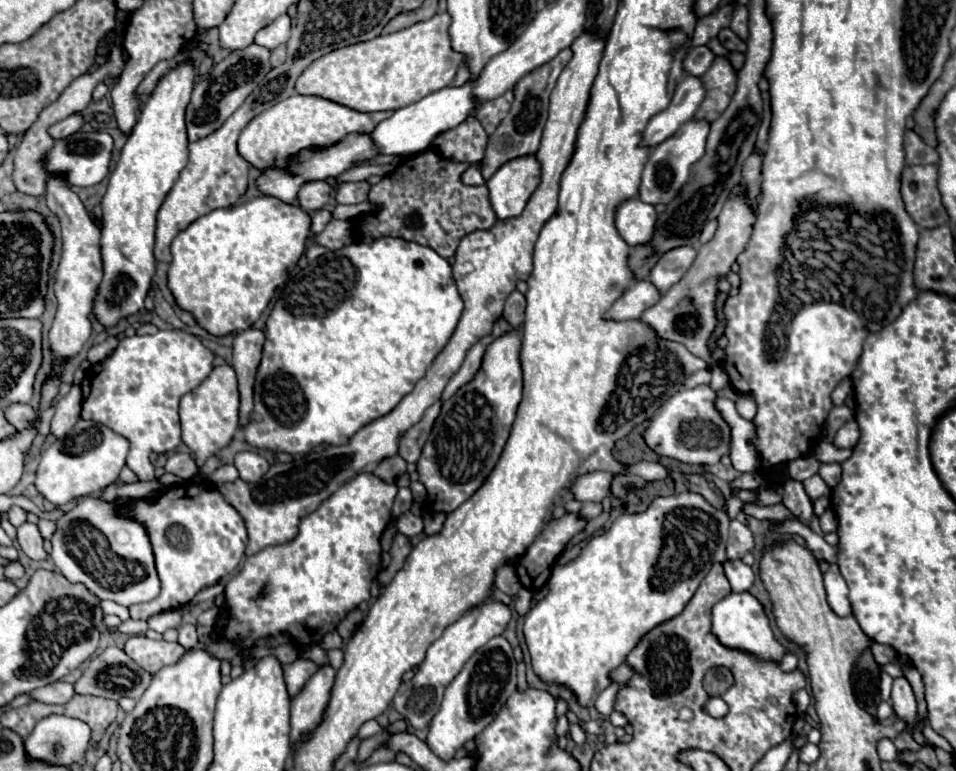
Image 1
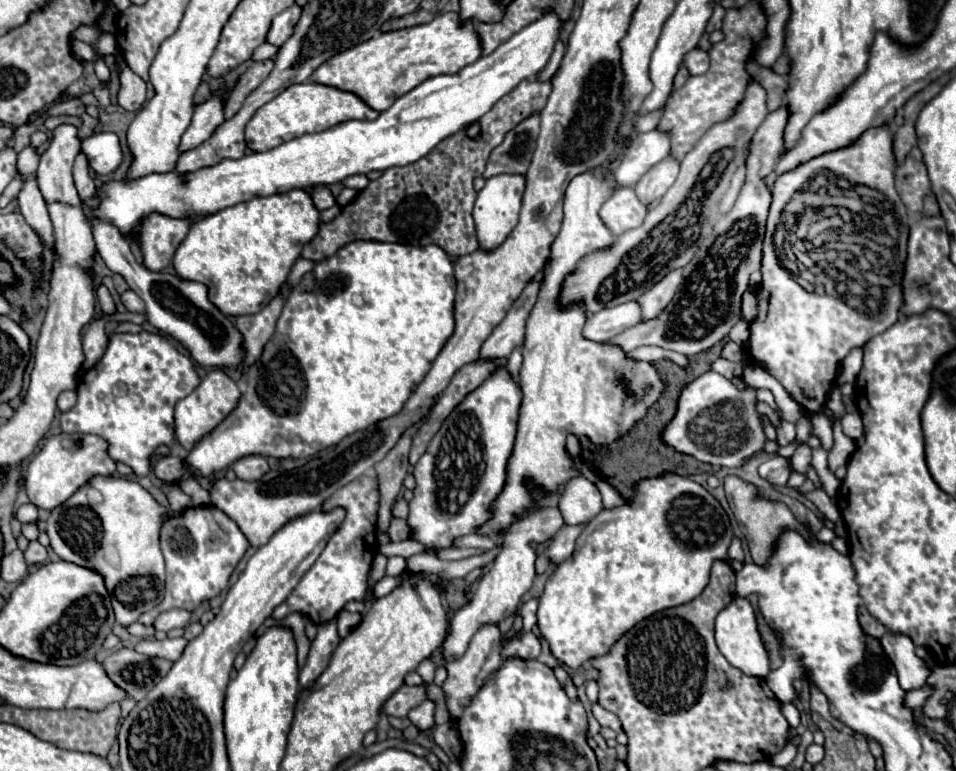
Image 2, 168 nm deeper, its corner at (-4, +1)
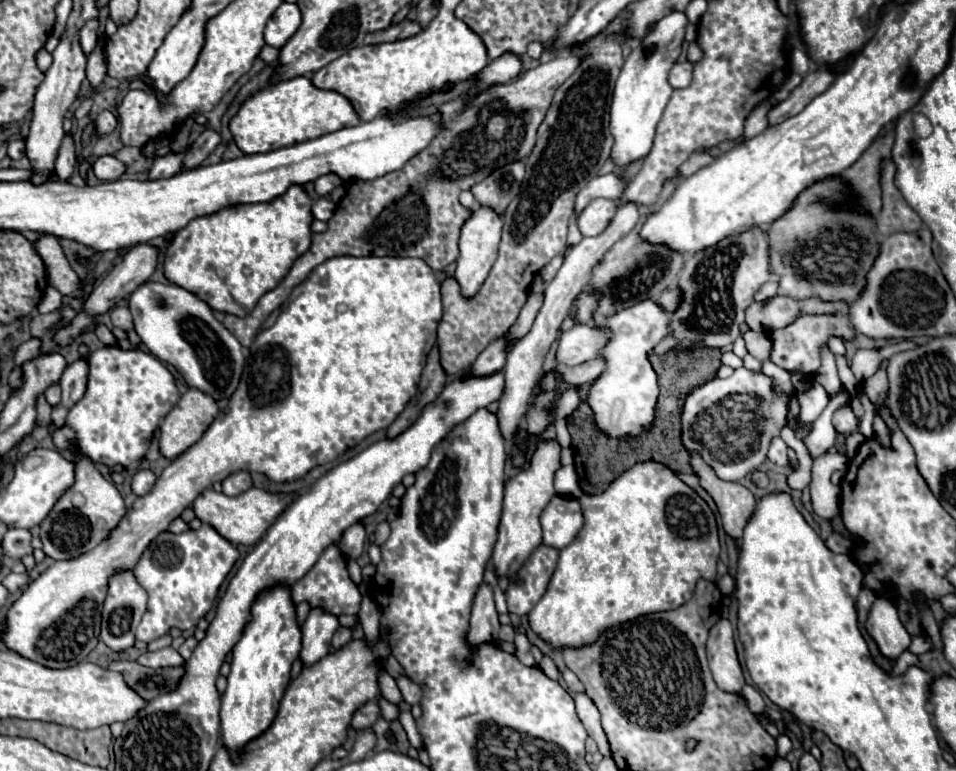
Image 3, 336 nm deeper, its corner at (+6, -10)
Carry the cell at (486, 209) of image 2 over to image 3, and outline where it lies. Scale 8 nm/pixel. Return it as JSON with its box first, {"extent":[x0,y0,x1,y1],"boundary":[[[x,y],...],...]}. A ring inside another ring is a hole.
{"extent":[454,205,502,297],"boundary":[[[480,205],[478,209],[472,211],[472,215],[466,219],[460,231],[460,257],[456,261],[456,271],[454,277],[462,287],[462,293],[466,297],[476,295],[478,289],[482,287],[484,279],[488,277],[496,255],[498,255],[498,243],[500,243],[500,233],[502,233],[502,215],[496,213],[492,207]]]}

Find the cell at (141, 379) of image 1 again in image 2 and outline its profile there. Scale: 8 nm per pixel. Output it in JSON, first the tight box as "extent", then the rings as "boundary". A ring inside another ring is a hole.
{"extent":[60,332,200,476],"boundary":[[[118,332],[110,336],[108,348],[100,362],[82,376],[76,388],[78,402],[70,412],[62,414],[60,426],[64,434],[96,434],[104,438],[108,444],[108,456],[112,456],[112,460],[128,464],[136,476],[146,476],[150,472],[150,458],[154,450],[160,444],[170,446],[174,442],[174,404],[180,398],[188,396],[198,384],[200,378],[194,370],[190,356],[172,346],[166,336],[150,332]]]}

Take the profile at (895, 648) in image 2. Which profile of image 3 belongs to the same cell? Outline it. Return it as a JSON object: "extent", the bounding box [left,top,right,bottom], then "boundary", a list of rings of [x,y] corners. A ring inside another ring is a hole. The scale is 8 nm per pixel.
{"extent":[864,597,912,661],"boundary":[[[878,597],[874,601],[874,607],[872,607],[864,627],[876,641],[880,653],[890,661],[896,661],[908,649],[908,645],[912,641],[912,637],[900,623],[896,607],[890,605],[882,597]]]}

